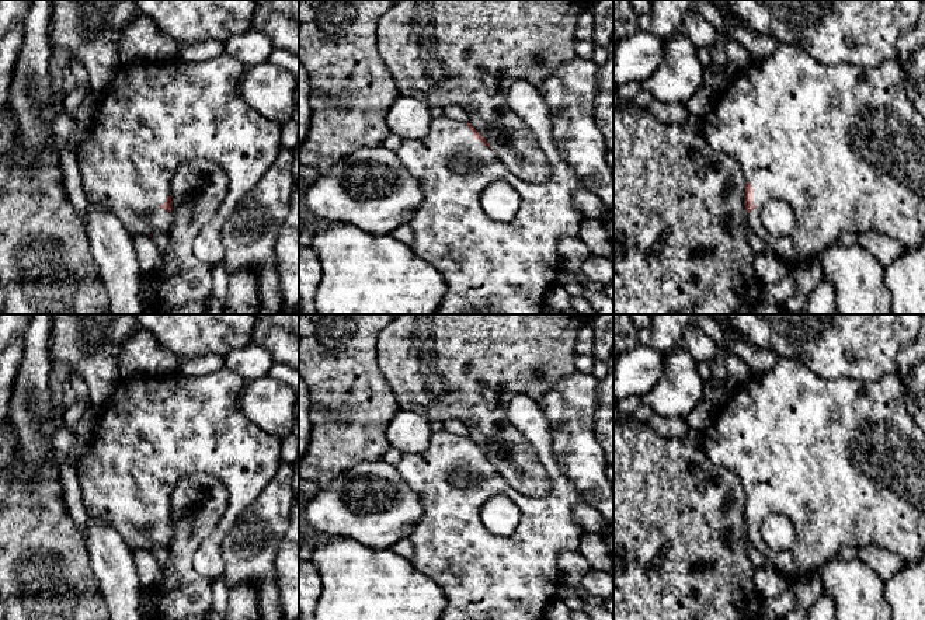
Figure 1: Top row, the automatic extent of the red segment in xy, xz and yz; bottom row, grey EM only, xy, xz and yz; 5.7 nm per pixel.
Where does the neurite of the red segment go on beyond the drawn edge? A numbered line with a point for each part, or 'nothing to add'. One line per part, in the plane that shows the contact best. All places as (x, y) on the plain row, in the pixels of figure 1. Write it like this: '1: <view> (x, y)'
1: yz (848, 469)

